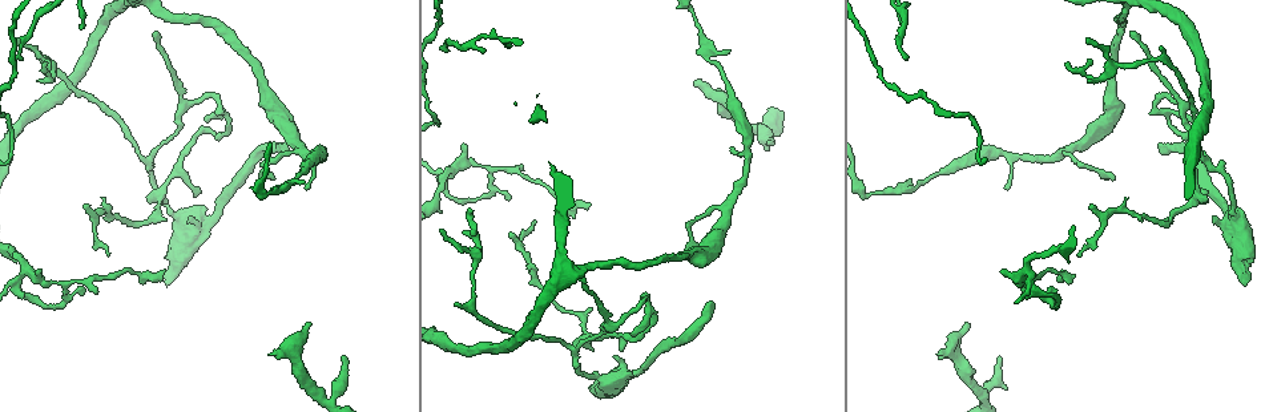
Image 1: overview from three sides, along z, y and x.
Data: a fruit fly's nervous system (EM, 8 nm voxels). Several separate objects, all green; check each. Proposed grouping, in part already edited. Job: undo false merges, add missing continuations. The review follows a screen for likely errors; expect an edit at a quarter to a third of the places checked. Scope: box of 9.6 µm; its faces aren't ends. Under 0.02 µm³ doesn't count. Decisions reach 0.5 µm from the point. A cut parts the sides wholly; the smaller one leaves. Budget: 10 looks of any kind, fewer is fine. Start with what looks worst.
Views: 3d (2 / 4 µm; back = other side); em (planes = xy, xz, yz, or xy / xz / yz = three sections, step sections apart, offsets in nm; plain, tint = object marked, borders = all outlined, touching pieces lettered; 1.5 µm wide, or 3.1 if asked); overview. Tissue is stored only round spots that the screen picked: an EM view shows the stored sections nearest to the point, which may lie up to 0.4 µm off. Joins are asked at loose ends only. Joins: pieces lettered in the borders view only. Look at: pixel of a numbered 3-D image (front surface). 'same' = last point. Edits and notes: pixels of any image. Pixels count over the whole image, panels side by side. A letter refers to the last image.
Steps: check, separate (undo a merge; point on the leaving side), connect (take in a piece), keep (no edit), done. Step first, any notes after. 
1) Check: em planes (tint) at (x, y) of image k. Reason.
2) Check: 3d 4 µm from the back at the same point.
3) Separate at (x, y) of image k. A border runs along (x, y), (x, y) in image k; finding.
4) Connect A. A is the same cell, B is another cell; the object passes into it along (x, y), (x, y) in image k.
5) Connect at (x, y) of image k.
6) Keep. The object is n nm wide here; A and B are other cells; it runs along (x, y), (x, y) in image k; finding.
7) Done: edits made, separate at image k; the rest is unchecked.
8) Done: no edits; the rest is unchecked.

Check: em planes (borders) at (344, 357) of image 1. Branch stops here.

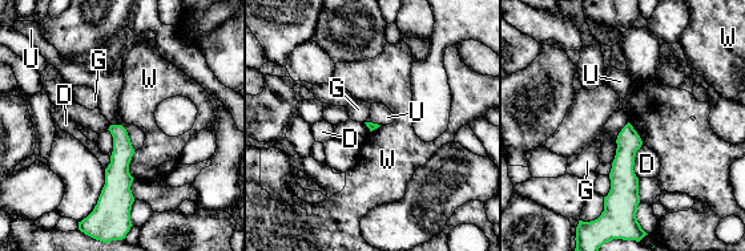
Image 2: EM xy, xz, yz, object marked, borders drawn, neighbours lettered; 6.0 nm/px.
Keep. The longest contact is with U, 280 nm; D, G, U and W are other cells; it runs along (119, 128), (120, 164), (111, 206) in image 2; none of them fits.

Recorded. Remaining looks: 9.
Check: 3d 4 µm from the back at (940, 356) of image 1. Free end.

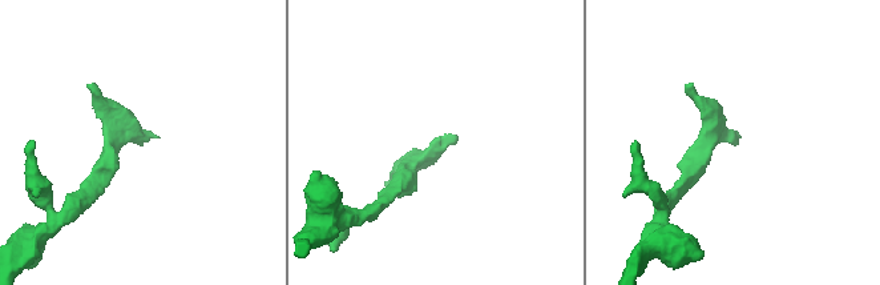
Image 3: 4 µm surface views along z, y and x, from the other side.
Check: em xz step 4 (borders) at (736, 137) of image 3.

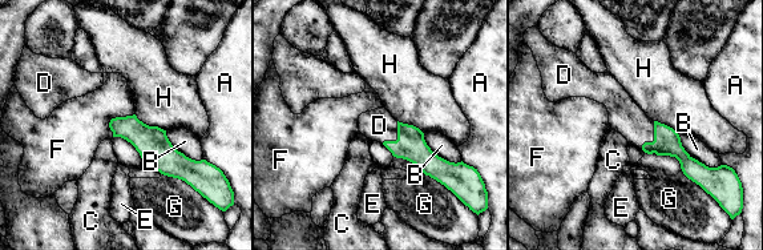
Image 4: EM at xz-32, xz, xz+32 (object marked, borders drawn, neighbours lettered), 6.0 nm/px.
Check: em planes (borders) at the same point.

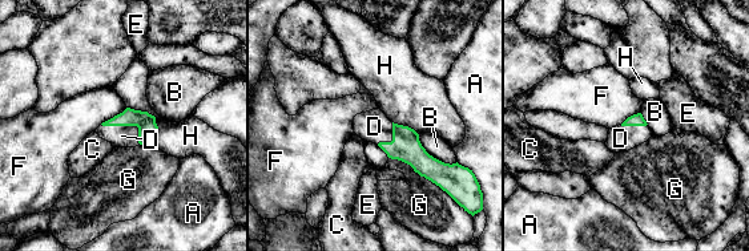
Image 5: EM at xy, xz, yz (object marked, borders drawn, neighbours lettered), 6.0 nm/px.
Connect D. D is the same cell, A, B, C, E, F, G and H are other cells; the object passes into it along (147, 125), (128, 125), (119, 136) in image 5; it goes on there.

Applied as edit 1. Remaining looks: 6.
Check: em xz step 8 (tint) at (1247, 284) of image 1. An open end.

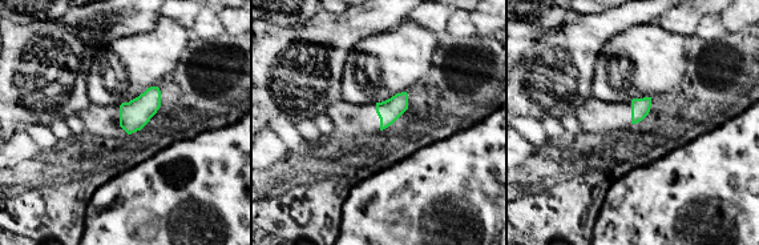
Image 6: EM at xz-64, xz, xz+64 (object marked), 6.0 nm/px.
Check: em xz step 8 (borders) at the same point. What lies round it.

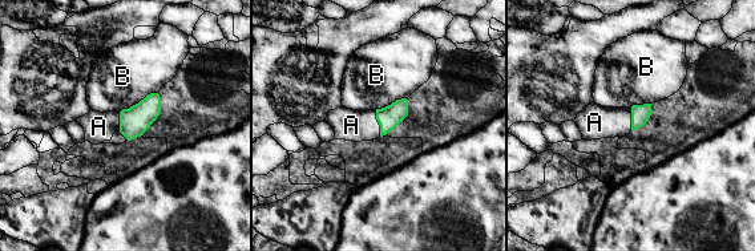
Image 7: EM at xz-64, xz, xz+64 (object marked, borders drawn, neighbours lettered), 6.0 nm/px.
Connect A. A is the same cell, B is another cell; the object passes into it along (388, 117), (379, 124), (351, 125) in image 7; it goes on there.

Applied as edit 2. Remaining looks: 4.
Check: overview. Redraw.

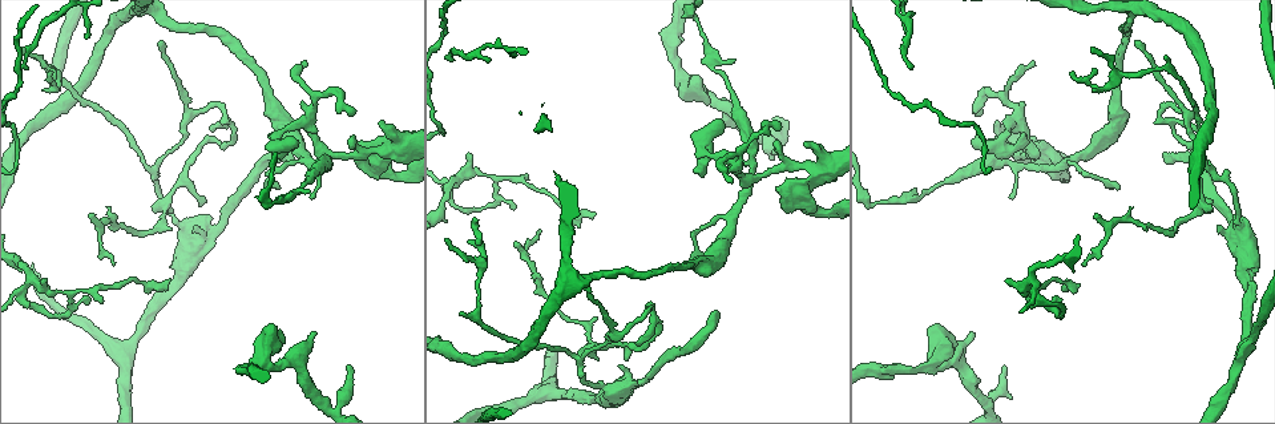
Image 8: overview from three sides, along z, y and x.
Check: em xy step 4 (tint) at (1081, 263) of image 8. Branch stops here.

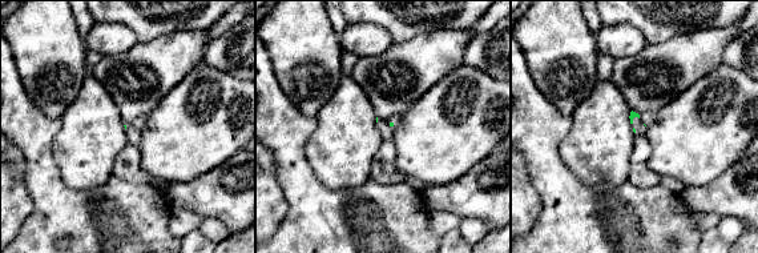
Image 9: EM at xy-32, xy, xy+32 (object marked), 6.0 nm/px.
Check: em planes (borders) at the same point. Another direction.

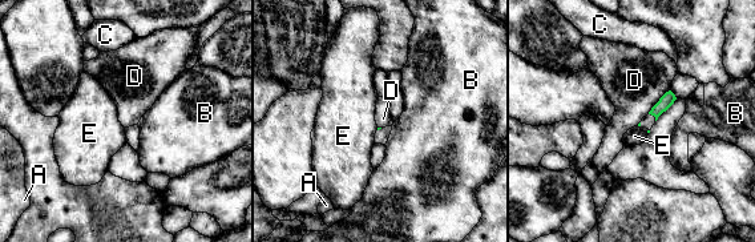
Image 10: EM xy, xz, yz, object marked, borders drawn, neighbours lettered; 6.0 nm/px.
Keep. A, B, C, D and E are other cells; a border runs along (670, 89), (647, 113) in image 10; none of them fits.

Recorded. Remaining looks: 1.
Done: edits made, connect at image 5, connect at image 7; the rest is unchecked.

